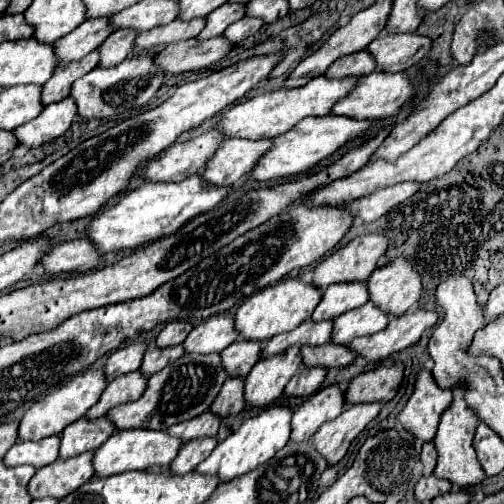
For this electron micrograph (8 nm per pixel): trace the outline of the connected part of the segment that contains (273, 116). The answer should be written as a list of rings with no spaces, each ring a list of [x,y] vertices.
[[[320,75],[320,77],[312,79],[312,81],[308,81],[308,85],[300,87],[300,89],[278,89],[278,91],[272,91],[272,93],[256,95],[254,99],[250,99],[246,103],[238,103],[232,109],[228,109],[218,119],[214,129],[218,129],[224,139],[232,139],[232,137],[252,139],[252,141],[272,139],[272,137],[280,135],[280,133],[286,133],[288,129],[292,129],[292,125],[296,125],[304,117],[328,115],[332,105],[340,97],[344,97],[344,93],[348,93],[348,89],[352,89],[352,85],[356,85],[356,81],[358,81],[358,77],[330,81],[324,75]]]

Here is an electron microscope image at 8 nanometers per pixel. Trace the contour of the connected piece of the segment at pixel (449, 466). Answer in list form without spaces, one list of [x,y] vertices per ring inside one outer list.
[[[456,387],[454,403],[442,415],[440,427],[438,427],[438,433],[434,439],[434,445],[438,451],[438,465],[434,469],[434,475],[438,479],[446,479],[452,485],[458,485],[460,489],[468,489],[468,487],[478,485],[486,479],[486,473],[480,469],[480,463],[478,463],[474,447],[472,447],[472,439],[474,439],[474,431],[476,431],[478,423],[480,421],[476,421],[476,415],[472,413],[472,409],[468,409],[464,405],[464,387]]]

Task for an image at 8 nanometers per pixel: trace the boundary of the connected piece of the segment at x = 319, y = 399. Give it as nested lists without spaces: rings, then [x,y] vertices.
[[[340,385],[322,387],[310,399],[306,399],[292,417],[290,441],[310,439],[322,423],[336,419],[344,409],[344,389]]]

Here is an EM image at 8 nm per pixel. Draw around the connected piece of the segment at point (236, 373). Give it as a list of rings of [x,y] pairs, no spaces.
[[[234,341],[228,345],[228,349],[222,351],[224,369],[228,369],[230,377],[246,377],[250,369],[258,363],[258,357],[262,355],[262,341]]]

